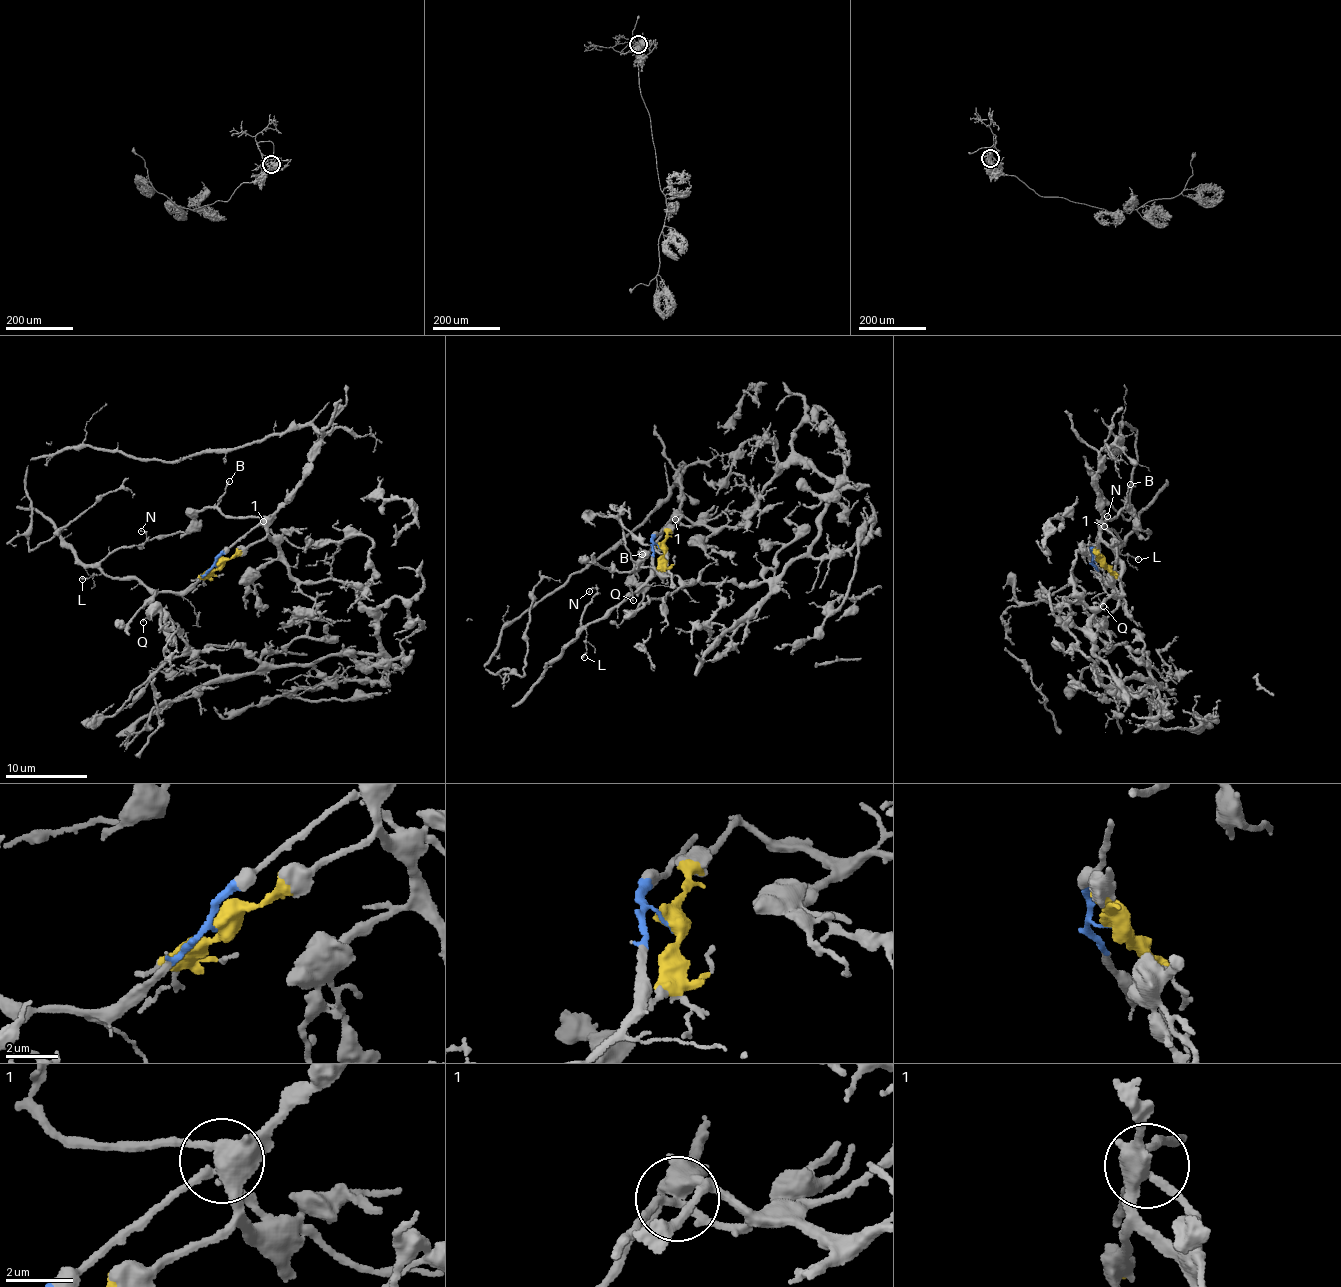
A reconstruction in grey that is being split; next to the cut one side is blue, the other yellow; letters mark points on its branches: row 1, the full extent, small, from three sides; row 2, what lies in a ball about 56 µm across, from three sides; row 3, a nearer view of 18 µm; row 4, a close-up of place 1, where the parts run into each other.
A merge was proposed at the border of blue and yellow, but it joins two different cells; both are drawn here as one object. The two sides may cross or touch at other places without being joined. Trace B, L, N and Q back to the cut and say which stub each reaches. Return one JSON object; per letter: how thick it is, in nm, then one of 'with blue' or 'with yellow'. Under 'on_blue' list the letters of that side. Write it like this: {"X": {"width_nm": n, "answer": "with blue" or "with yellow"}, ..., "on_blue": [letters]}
{"B": {"width_nm": 140, "answer": "with yellow"}, "L": {"width_nm": 150, "answer": "with blue"}, "N": {"width_nm": 140, "answer": "with blue"}, "Q": {"width_nm": 110, "answer": "with blue"}, "on_blue": ["L", "N", "Q"]}

